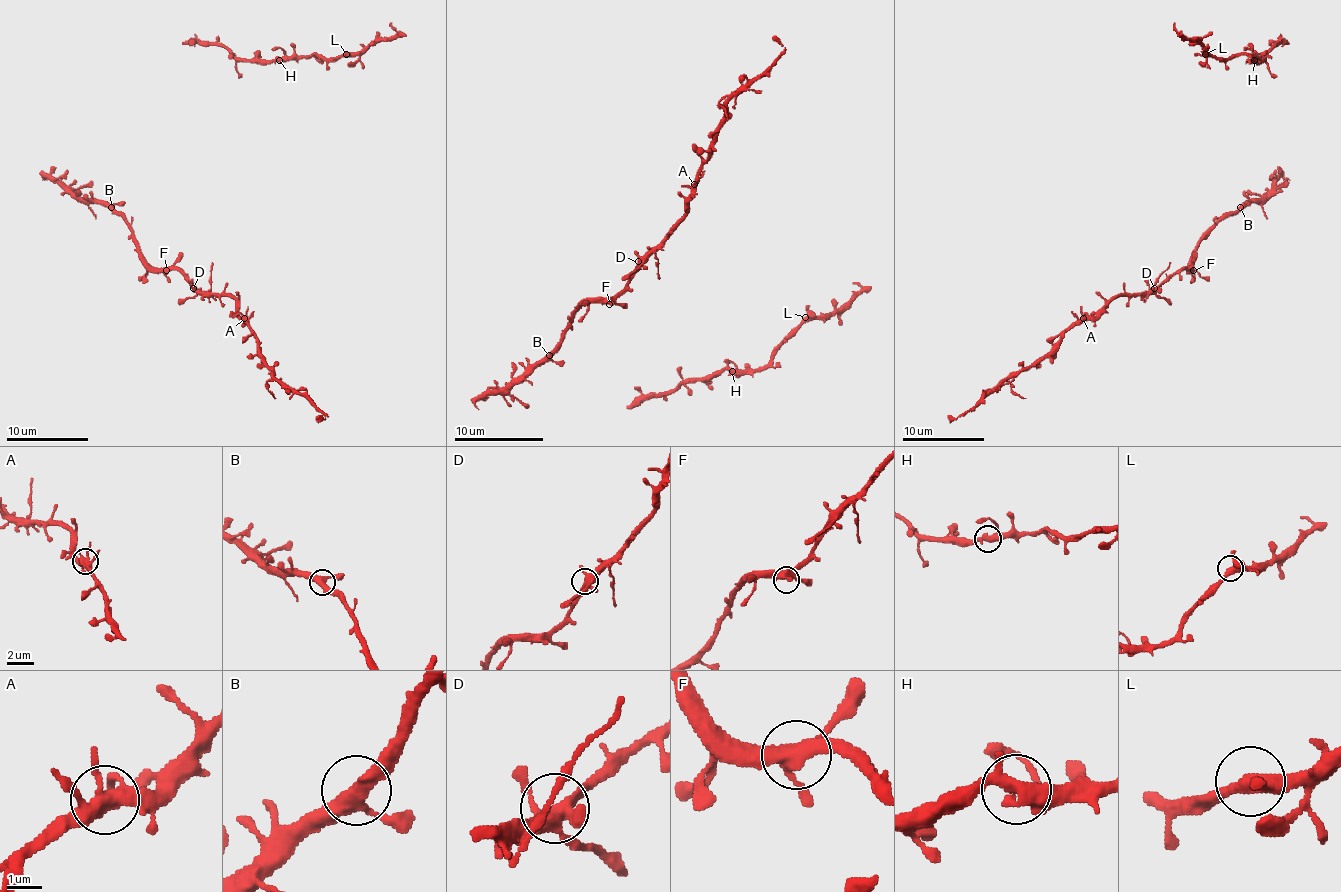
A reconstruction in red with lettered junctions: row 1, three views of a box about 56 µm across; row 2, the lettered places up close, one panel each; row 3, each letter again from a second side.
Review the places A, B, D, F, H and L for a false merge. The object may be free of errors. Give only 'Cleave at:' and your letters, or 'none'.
Cleave at: none

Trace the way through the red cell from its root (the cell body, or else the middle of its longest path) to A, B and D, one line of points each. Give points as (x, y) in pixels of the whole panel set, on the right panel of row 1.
A: (1256, 199), (1217, 223), (1199, 243), (1189, 268), (1181, 268), (1152, 290), (1117, 294), (1095, 317), (1083, 319)
B: (1256, 199), (1246, 201), (1240, 207)
D: (1256, 199), (1246, 201), (1224, 217), (1199, 243), (1191, 266), (1181, 268), (1154, 288)

